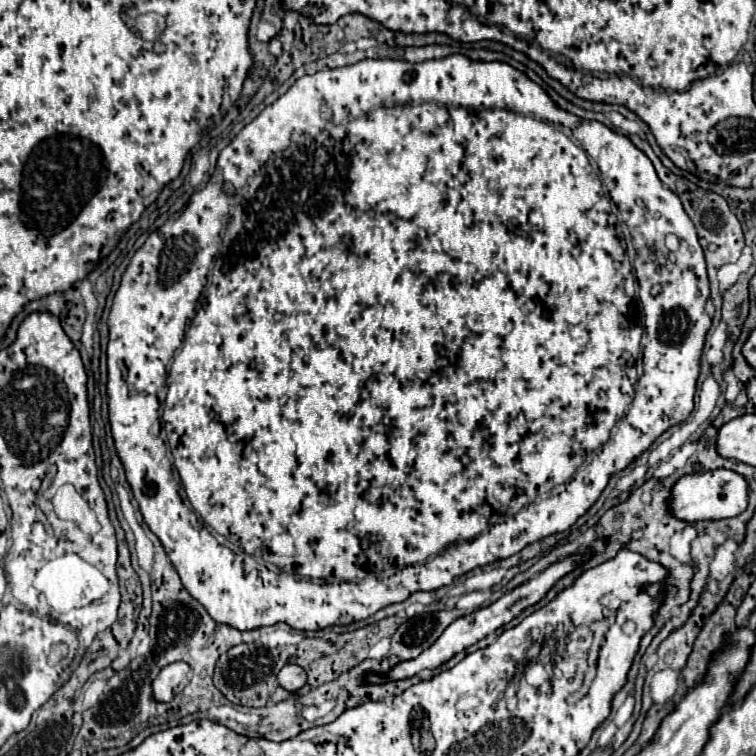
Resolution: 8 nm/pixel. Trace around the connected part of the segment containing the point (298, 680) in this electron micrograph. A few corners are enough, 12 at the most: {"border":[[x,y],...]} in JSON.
{"border":[[296,664],[278,672],[284,690],[296,694],[306,684],[306,672]]}

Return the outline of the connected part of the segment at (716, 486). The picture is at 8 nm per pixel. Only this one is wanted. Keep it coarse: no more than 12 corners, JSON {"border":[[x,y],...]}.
{"border":[[718,468],[674,484],[684,522],[734,518],[748,480]]}

